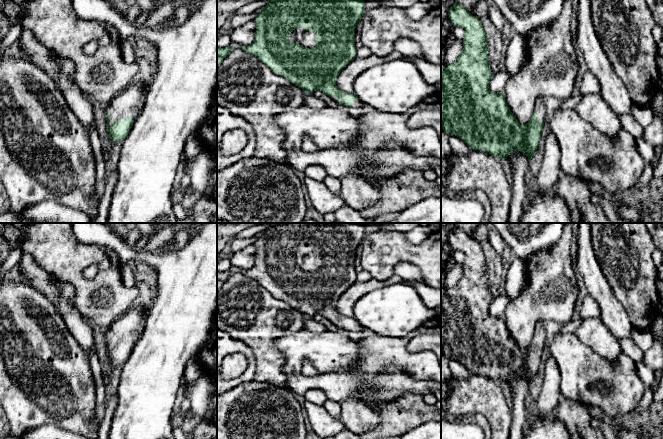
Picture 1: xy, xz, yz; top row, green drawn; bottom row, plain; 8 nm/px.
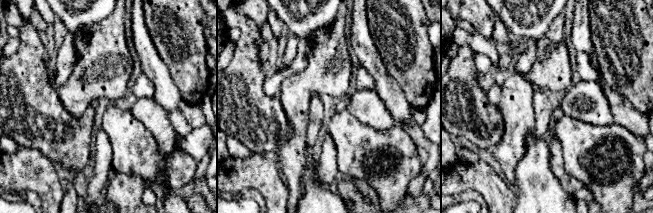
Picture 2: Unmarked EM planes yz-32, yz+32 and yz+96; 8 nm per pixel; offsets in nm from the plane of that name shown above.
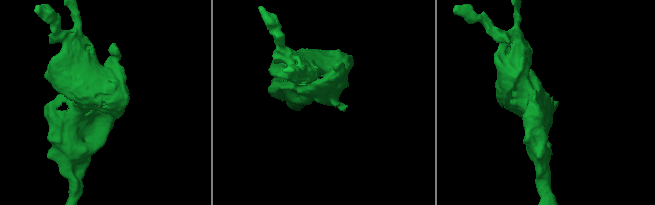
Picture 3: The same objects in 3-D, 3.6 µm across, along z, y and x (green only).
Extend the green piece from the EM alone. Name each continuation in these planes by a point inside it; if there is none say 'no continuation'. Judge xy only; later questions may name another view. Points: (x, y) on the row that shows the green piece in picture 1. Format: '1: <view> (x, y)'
1: xy (129, 103)

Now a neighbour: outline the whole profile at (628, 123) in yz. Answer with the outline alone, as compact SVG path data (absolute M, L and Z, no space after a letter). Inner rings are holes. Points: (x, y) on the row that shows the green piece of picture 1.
M621 115L618 118L624 130L635 138L642 137L644 128L634 120L633 116Z

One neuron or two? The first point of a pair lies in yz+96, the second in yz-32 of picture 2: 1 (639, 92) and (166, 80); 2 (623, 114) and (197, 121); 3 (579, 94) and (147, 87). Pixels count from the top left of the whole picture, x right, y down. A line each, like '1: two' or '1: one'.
1: two
2: two
3: two

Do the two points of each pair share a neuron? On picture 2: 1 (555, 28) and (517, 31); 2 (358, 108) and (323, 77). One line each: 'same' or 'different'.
1: different
2: different

